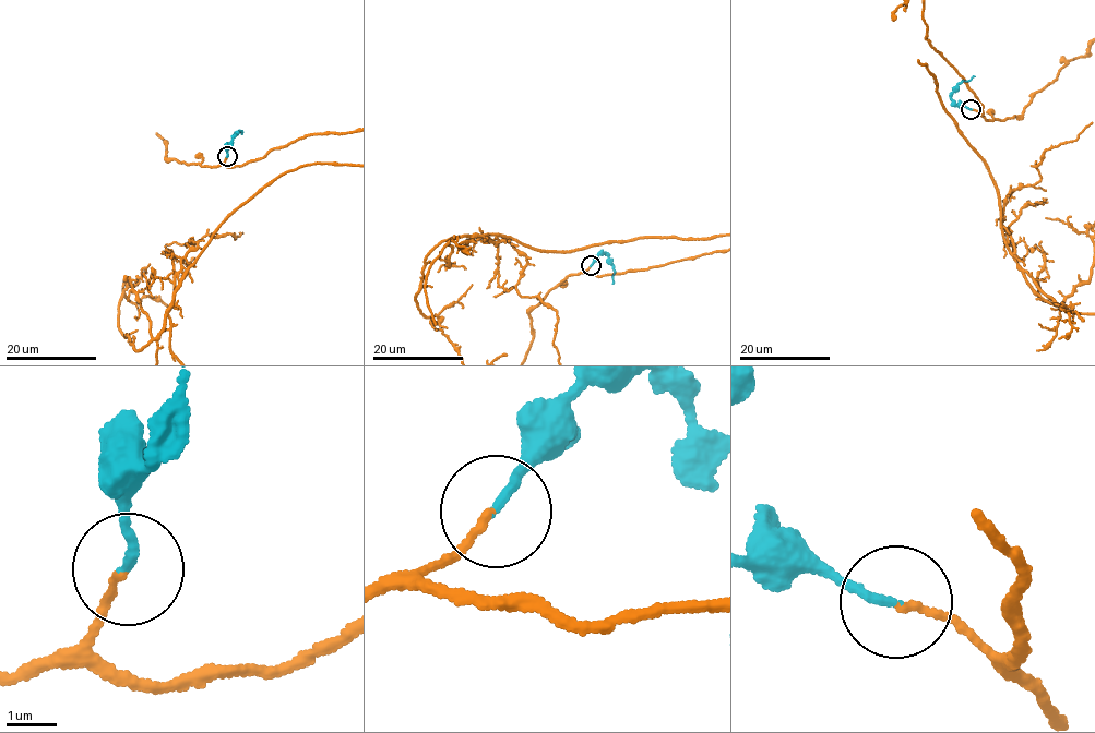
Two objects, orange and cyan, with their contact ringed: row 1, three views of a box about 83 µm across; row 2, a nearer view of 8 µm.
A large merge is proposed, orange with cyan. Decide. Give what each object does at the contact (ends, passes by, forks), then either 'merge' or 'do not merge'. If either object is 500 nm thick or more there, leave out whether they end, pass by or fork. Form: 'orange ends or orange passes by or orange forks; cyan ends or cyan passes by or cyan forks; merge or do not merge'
orange ends; cyan ends; merge

